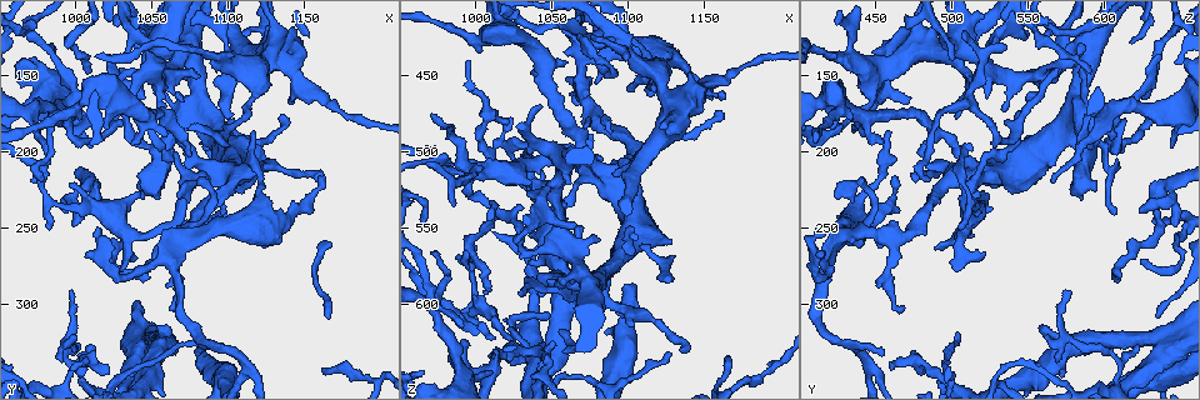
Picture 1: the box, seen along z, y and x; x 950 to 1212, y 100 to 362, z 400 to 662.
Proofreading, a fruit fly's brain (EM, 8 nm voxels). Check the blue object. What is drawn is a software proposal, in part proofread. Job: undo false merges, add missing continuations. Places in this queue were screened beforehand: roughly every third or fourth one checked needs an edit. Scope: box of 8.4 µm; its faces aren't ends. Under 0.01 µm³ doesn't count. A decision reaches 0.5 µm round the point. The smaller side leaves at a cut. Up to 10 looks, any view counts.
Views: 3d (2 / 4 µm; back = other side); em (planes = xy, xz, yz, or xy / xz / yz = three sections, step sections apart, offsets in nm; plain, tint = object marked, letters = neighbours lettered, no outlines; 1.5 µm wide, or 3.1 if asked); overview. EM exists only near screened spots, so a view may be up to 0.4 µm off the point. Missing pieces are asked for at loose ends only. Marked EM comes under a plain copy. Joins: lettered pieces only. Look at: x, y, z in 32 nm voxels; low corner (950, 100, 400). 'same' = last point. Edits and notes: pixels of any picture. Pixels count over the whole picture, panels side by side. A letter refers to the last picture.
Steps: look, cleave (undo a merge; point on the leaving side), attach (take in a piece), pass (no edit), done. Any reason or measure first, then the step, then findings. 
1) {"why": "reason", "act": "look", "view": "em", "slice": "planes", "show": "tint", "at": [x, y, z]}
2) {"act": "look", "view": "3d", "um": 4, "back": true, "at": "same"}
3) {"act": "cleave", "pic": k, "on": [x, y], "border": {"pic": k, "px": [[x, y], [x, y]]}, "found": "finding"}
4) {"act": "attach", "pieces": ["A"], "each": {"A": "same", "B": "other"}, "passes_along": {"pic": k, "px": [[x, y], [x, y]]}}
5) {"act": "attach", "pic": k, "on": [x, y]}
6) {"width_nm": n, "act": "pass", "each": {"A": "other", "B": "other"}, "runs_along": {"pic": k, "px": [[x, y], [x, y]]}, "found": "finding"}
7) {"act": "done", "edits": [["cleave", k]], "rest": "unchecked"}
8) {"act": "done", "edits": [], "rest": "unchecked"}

{"why": "an open end", "act": "look", "view": "em", "slice": "planes", "show": "tint", "at": [1056, 252, 418]}

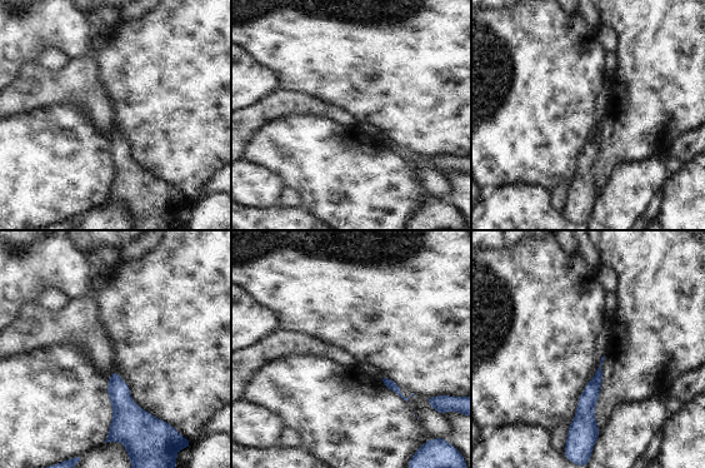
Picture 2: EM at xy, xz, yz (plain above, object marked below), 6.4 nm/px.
{"why": "see the neighbours", "act": "look", "view": "em", "slice": "planes", "show": "letters", "at": "same"}

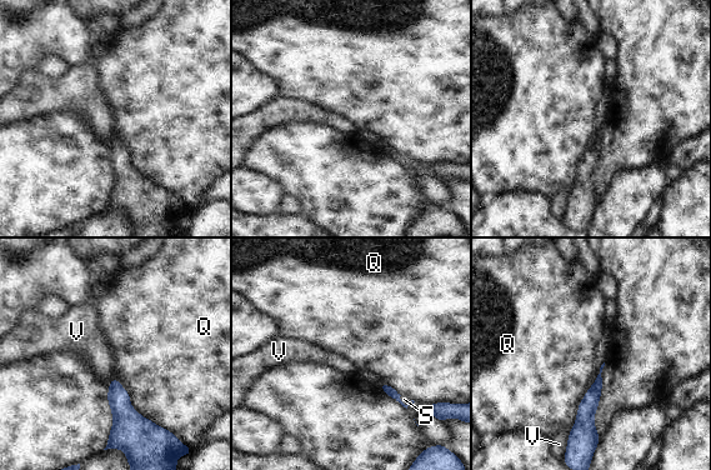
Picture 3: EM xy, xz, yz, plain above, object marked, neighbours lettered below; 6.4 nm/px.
{"act": "pass", "each": {"Q": "other", "S": "other", "V": "other"}, "runs_along": {"pic": 3, "px": [[599, 380], [585, 421], [572, 435]]}, "found": "no lettered piece goes on from it"}

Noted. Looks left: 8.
{"why": "an open end", "act": "look", "view": "em", "slice": "planes", "show": "letters", "at": [972, 218, 566]}

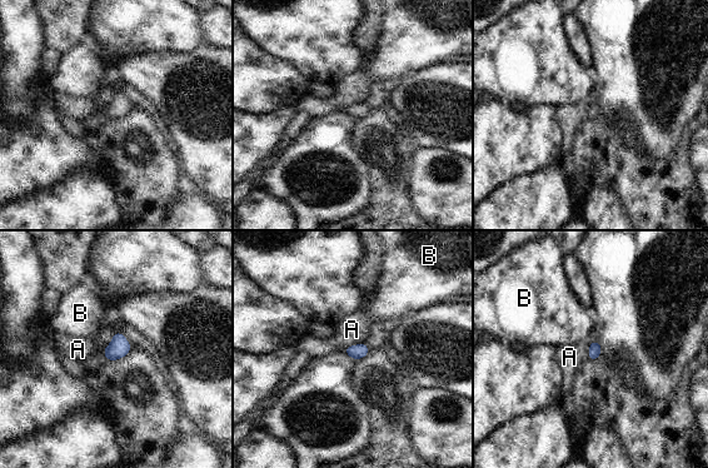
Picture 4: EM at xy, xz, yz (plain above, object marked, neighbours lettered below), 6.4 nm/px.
{"width_nm": 80, "act": "pass", "each": {"A": "other", "B": "other"}, "border": {"pic": 4, "px": [[363, 342], [349, 345], [343, 350]]}, "found": "no lettered piece goes on from it"}

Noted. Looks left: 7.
{"why": "an open end", "act": "look", "view": "3d", "um": 4, "at": [1046, 146, 584]}

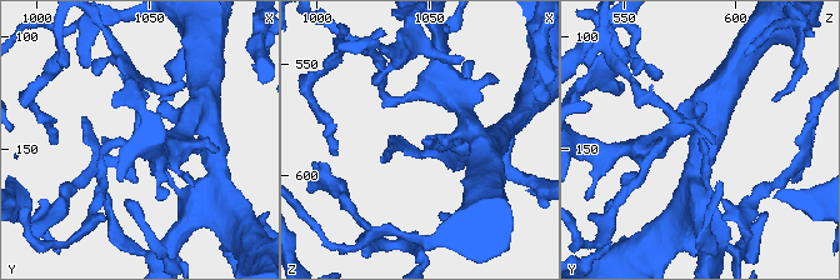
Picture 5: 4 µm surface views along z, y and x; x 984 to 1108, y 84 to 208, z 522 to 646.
{"why": "shape alone is not enough", "act": "look", "view": "em", "slice": "planes", "show": "letters", "at": [1048, 145, 585]}

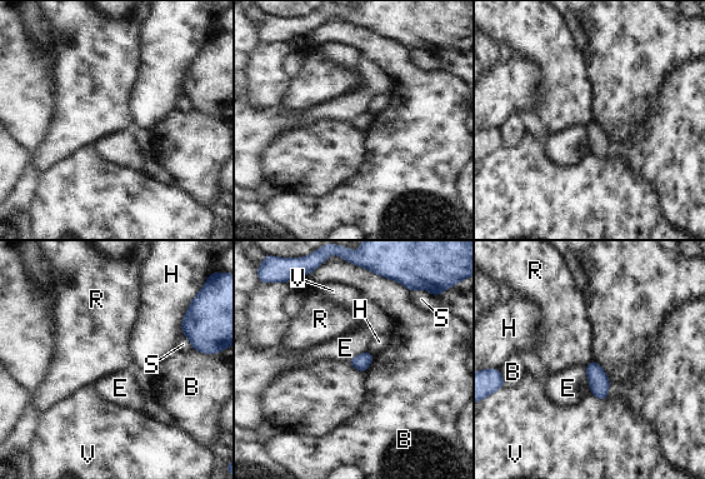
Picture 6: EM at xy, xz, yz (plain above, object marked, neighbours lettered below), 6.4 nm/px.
{"act": "pass", "each": {"B": "other", "E": "other", "H": "other", "R": "other", "S": "other", "V": "other"}, "found": "none of them fits"}

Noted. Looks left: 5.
{"why": "arms part here", "act": "look", "view": "3d", "um": 4, "at": [1044, 178, 444]}

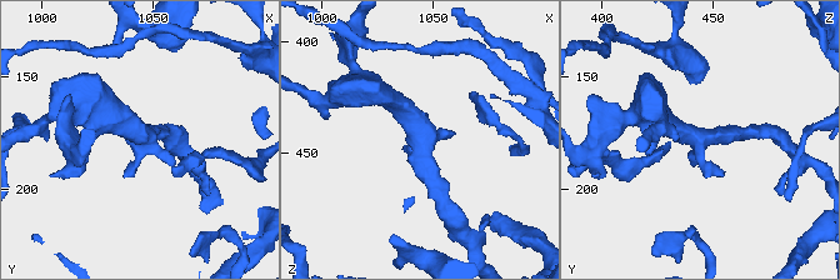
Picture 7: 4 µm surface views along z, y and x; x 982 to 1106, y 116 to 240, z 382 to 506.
{"why": "need the tissue", "act": "look", "view": "em", "slice": "planes", "show": "letters", "at": [1045, 178, 444]}

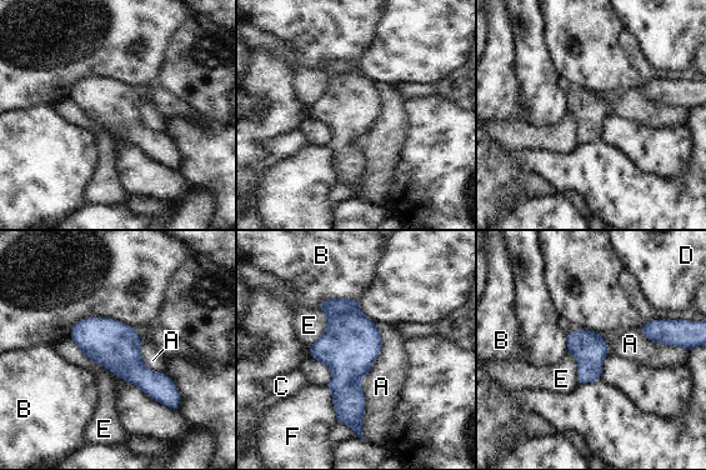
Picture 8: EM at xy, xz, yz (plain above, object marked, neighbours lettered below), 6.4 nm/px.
{"width_nm": 300, "act": "pass", "each": {"A": "other", "B": "other", "C": "other", "D": "other", "E": "other", "F": "other"}, "border": {"pic": 8, "px": [[69, 338], [86, 356], [128, 381]]}, "found": "all the same cell"}

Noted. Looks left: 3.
{"act": "done", "edits": [], "rest": "unchecked"}

